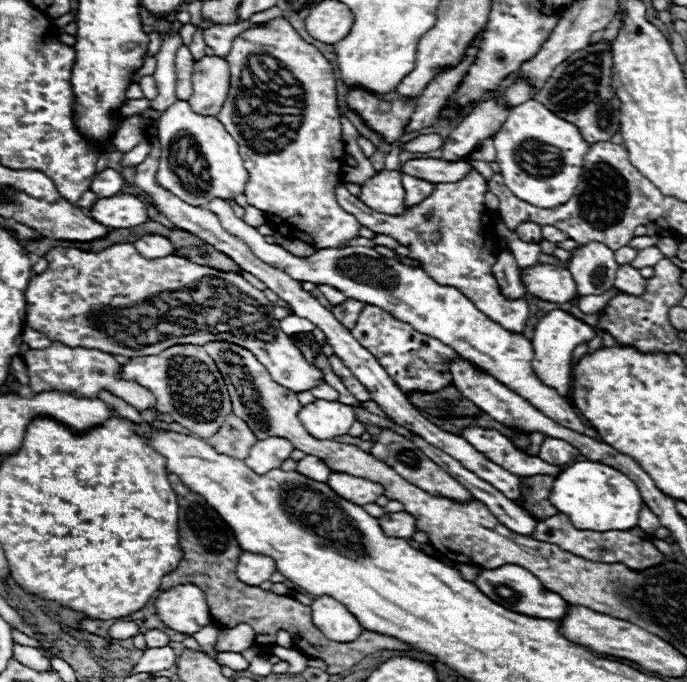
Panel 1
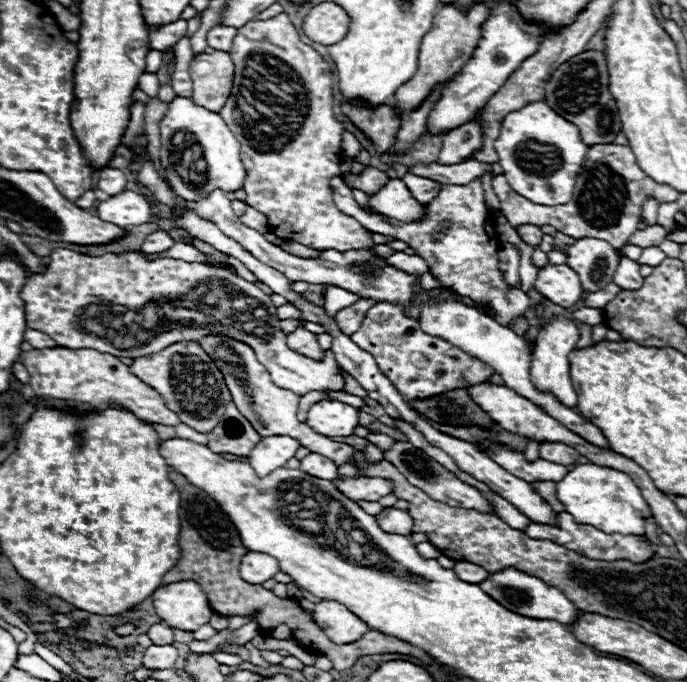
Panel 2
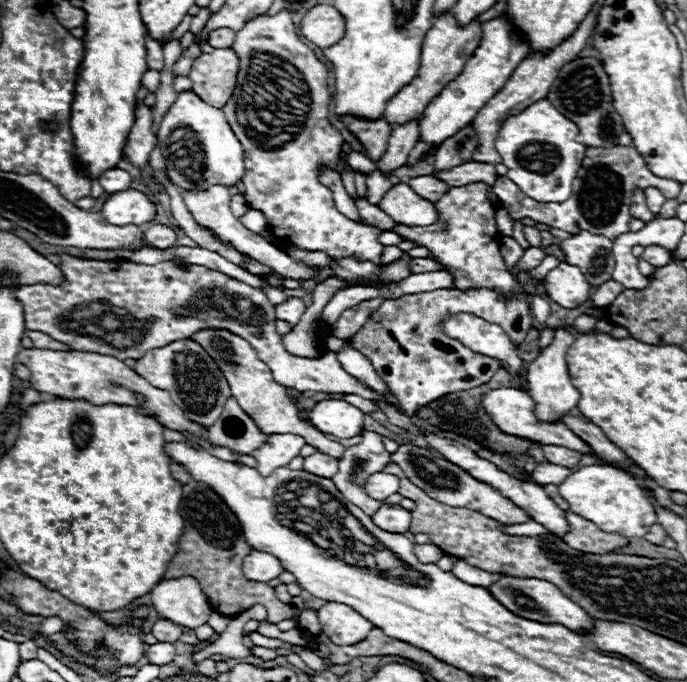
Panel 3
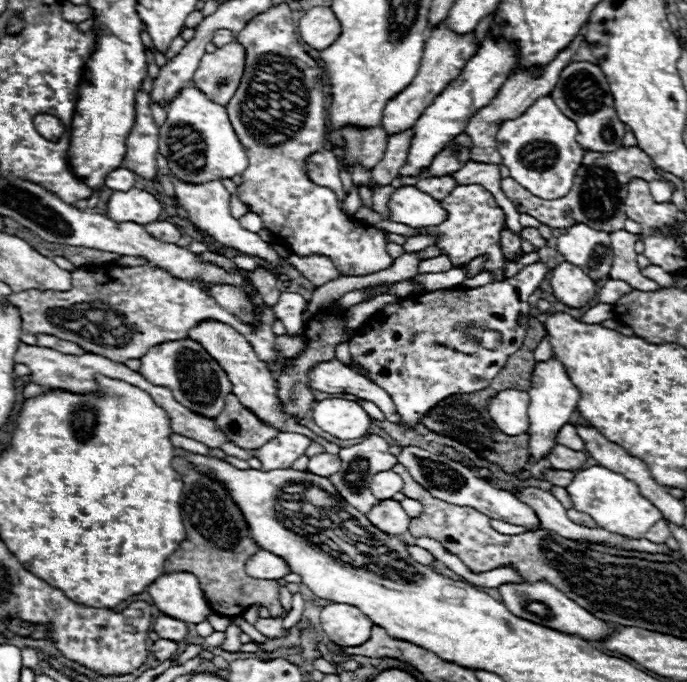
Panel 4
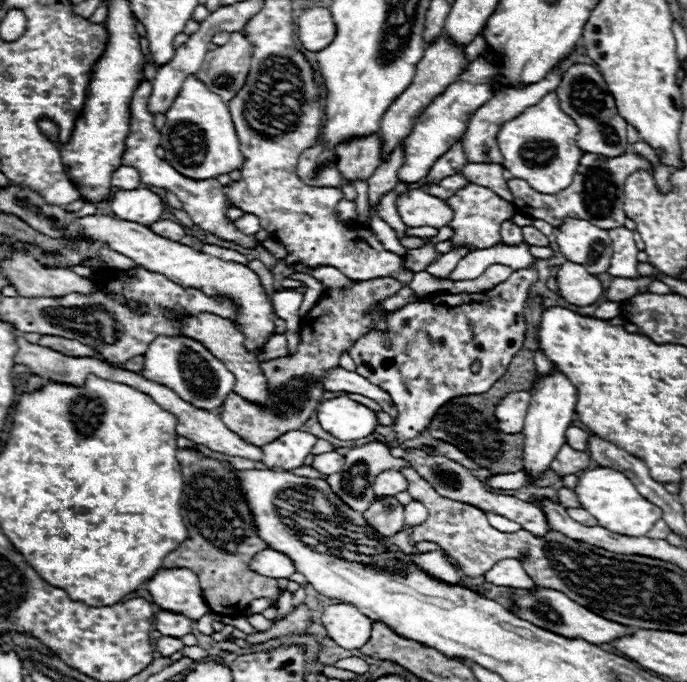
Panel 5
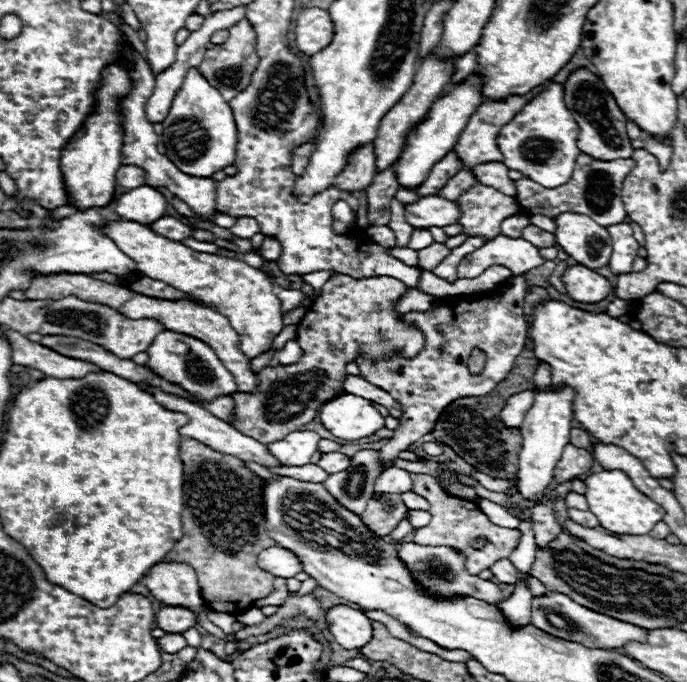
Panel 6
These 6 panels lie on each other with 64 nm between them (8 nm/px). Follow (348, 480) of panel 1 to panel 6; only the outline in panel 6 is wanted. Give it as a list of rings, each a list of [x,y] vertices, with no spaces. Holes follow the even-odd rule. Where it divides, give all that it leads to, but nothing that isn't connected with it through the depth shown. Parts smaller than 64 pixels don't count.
[[[388,468],[384,470],[378,480],[376,480],[376,494],[378,492],[392,492],[392,494],[402,494],[412,490],[412,480],[406,470],[400,468]]]

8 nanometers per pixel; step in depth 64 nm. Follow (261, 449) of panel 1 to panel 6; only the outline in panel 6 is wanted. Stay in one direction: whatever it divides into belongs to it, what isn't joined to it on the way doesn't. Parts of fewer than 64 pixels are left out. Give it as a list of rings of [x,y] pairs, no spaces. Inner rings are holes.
[[[296,430],[284,436],[282,440],[268,444],[268,452],[272,452],[272,456],[276,456],[282,466],[304,466],[316,452],[318,442],[320,436],[316,432]]]

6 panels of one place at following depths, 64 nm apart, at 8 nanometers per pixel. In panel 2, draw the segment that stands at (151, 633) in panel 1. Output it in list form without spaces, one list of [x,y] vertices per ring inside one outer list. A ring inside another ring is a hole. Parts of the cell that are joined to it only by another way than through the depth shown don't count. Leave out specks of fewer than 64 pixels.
[[[154,624],[146,634],[152,640],[152,644],[172,644],[174,642],[172,628],[166,624]]]

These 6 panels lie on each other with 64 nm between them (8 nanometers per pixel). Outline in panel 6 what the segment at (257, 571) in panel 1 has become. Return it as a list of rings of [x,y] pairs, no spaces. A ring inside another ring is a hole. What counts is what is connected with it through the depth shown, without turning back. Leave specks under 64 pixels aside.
[[[272,546],[260,552],[256,564],[258,568],[264,568],[266,572],[272,572],[272,576],[280,576],[280,578],[292,578],[298,572],[302,572],[298,558],[290,550],[280,546]]]

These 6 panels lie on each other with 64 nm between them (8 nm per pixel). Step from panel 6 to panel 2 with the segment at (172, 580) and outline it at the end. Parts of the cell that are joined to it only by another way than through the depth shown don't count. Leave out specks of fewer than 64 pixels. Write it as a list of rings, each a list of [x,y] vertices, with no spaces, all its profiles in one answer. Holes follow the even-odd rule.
[[[192,580],[160,586],[152,594],[152,600],[160,620],[164,620],[170,628],[184,632],[198,630],[202,624],[208,624],[214,614],[206,594]]]

